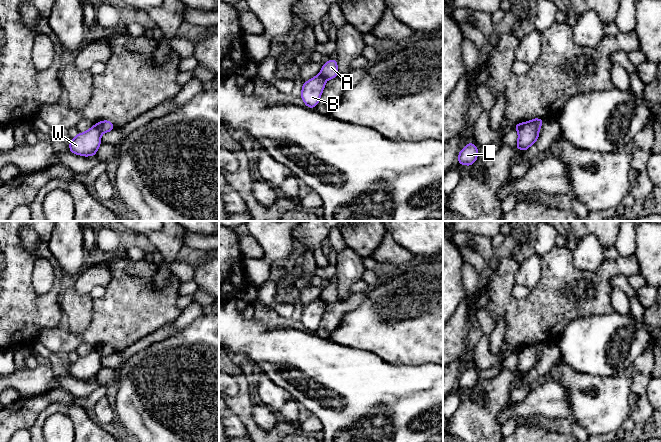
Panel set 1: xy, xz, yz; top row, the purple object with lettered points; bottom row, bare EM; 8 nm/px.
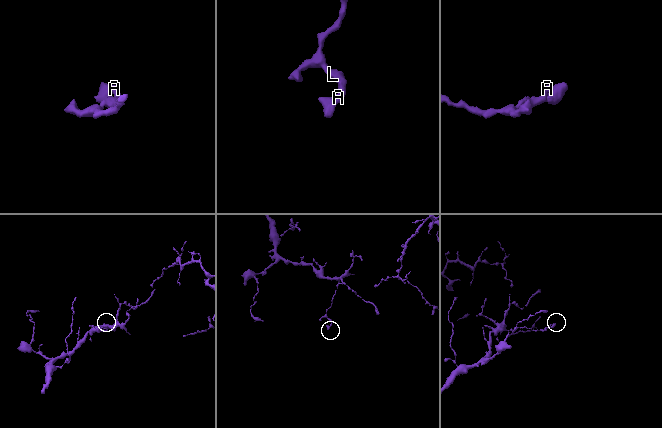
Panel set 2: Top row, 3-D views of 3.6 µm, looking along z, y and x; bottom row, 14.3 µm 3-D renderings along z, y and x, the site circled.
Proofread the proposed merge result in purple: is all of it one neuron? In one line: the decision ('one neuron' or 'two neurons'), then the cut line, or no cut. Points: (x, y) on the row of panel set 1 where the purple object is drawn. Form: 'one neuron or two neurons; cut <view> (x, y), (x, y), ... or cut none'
two neurons; cut xy (96, 124), (101, 132)

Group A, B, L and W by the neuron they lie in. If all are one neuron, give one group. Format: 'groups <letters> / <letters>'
groups A L / B W

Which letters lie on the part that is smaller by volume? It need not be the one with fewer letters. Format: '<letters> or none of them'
B, W

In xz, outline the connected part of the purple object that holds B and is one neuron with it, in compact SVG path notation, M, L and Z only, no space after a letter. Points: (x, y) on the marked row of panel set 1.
M321 74L303 82L300 97L304 101L306 107L316 108L325 88L325 83L326 78L324 78Z

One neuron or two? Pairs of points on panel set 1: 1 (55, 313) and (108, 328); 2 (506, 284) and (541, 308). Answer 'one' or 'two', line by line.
1: two
2: one

